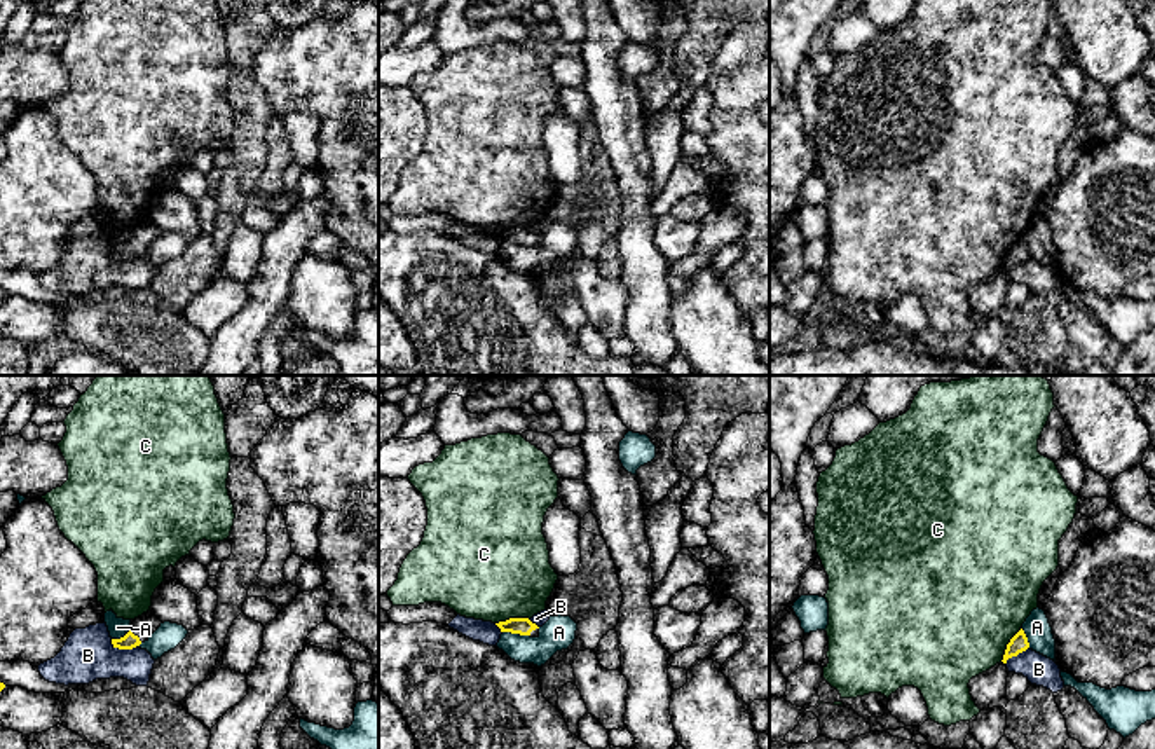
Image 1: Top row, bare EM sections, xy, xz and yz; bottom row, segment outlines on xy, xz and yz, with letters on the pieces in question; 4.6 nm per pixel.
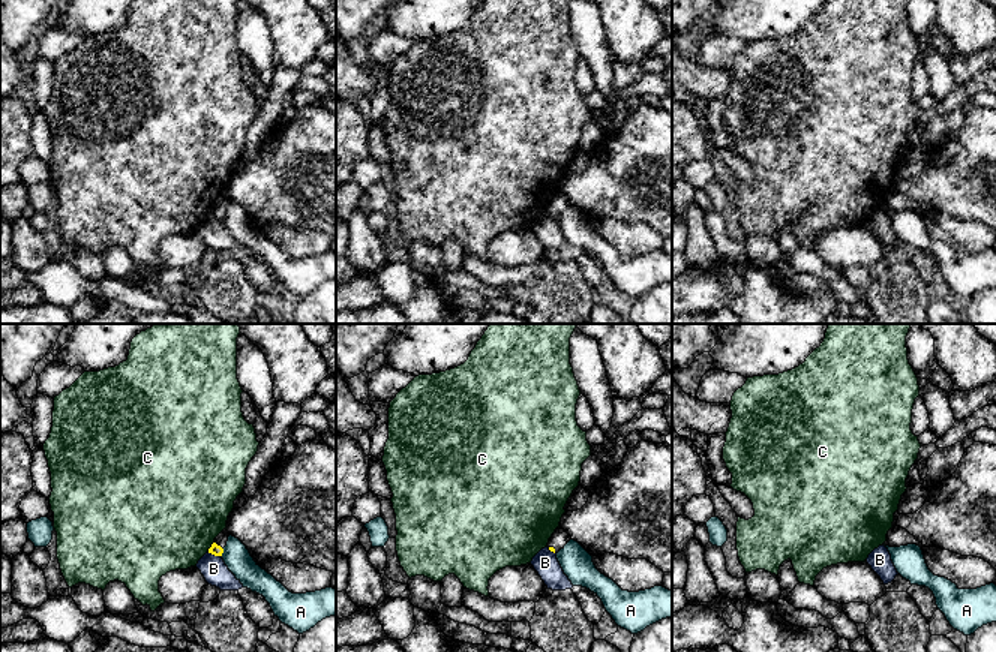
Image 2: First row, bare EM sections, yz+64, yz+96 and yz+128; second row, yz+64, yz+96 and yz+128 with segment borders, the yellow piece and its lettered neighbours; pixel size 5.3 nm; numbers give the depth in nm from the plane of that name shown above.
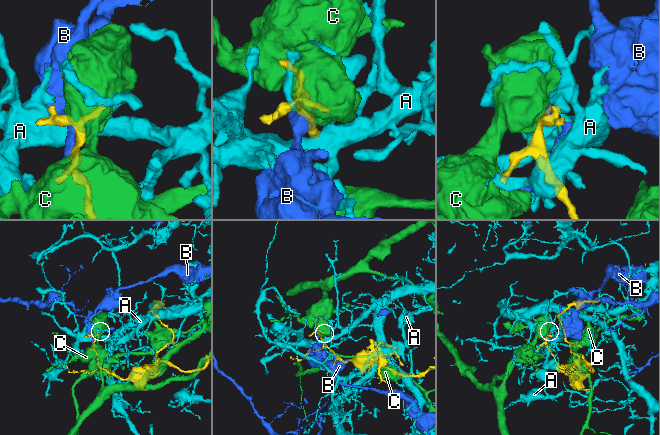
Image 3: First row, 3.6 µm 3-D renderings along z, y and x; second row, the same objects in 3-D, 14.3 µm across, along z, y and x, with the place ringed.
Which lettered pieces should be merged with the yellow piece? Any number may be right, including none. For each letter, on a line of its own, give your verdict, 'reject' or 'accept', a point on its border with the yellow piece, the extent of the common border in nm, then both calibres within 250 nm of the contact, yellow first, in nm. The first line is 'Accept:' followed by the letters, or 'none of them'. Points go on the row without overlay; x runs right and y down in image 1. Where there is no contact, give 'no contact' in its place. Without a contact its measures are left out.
Accept: none of them
A: reject; meets yellow in xz at (517, 241); contact 130 nm long; 80 nm thick on the yellow side, 160 nm on the other
B: reject; meets yellow in xy at (123, 257); contact 130 nm long; 70 nm thick on the yellow side, 240 nm on the other
C: reject; meets yellow in xz at (512, 227); contact 160 nm long; 80 nm thick on the yellow side, 480 nm on the other

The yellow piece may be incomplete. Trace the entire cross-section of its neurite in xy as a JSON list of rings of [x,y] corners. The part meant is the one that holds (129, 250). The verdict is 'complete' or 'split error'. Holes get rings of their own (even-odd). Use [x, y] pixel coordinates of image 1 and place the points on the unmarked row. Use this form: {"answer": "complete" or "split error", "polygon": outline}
{"answer": "split error", "polygon": [[[147,220],[141,225],[131,229],[131,239],[120,248],[112,248],[112,253],[119,258],[133,258],[148,250],[161,232],[162,230],[152,220]]]}

